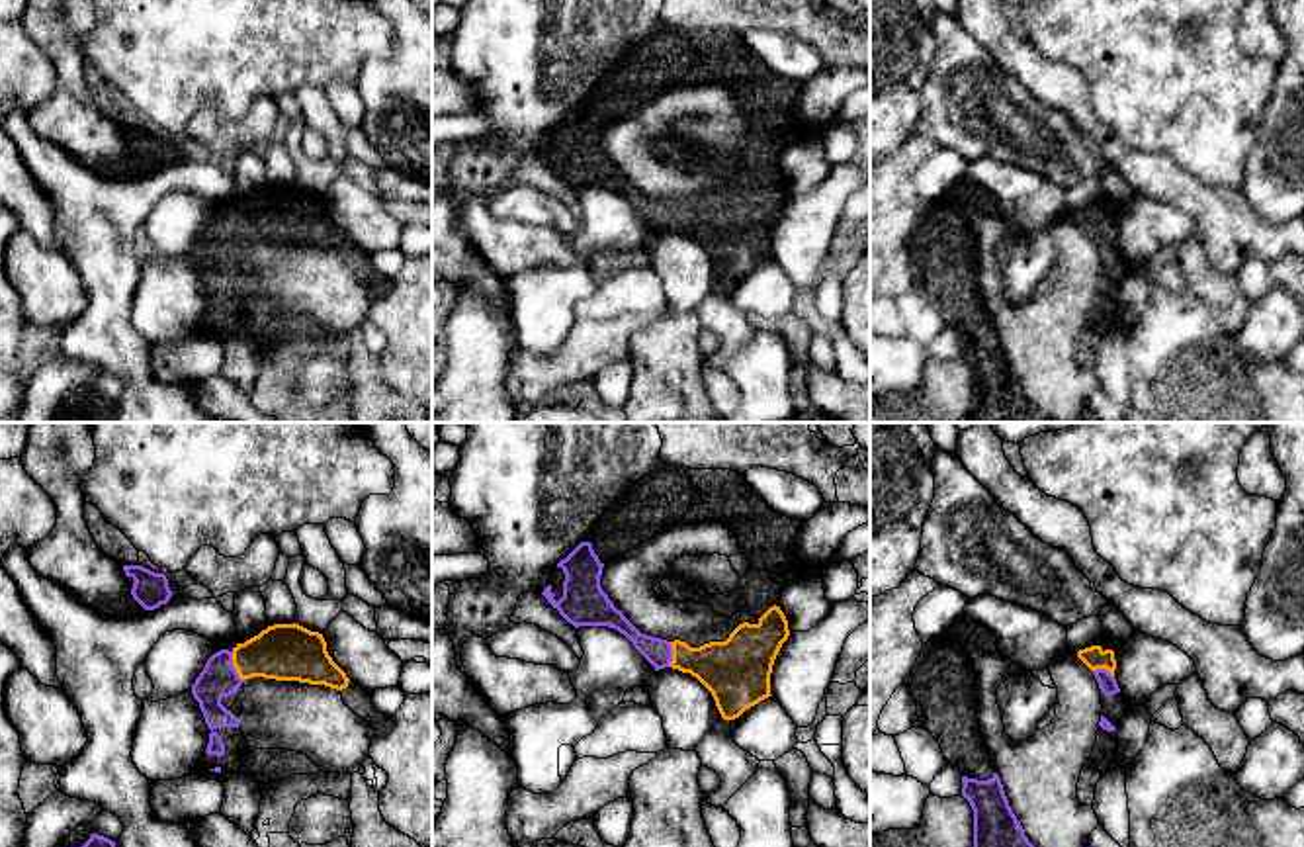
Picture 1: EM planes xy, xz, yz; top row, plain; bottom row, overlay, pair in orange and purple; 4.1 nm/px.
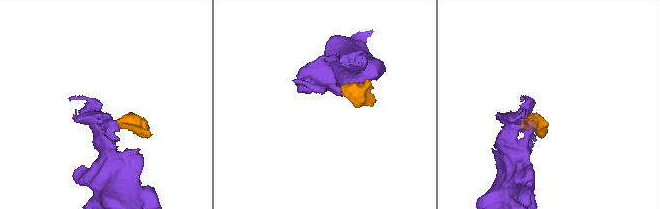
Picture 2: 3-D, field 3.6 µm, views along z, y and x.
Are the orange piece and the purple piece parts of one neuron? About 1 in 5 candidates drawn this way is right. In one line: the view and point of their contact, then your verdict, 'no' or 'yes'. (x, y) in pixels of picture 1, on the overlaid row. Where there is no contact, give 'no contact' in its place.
xy (233, 664) | yes

